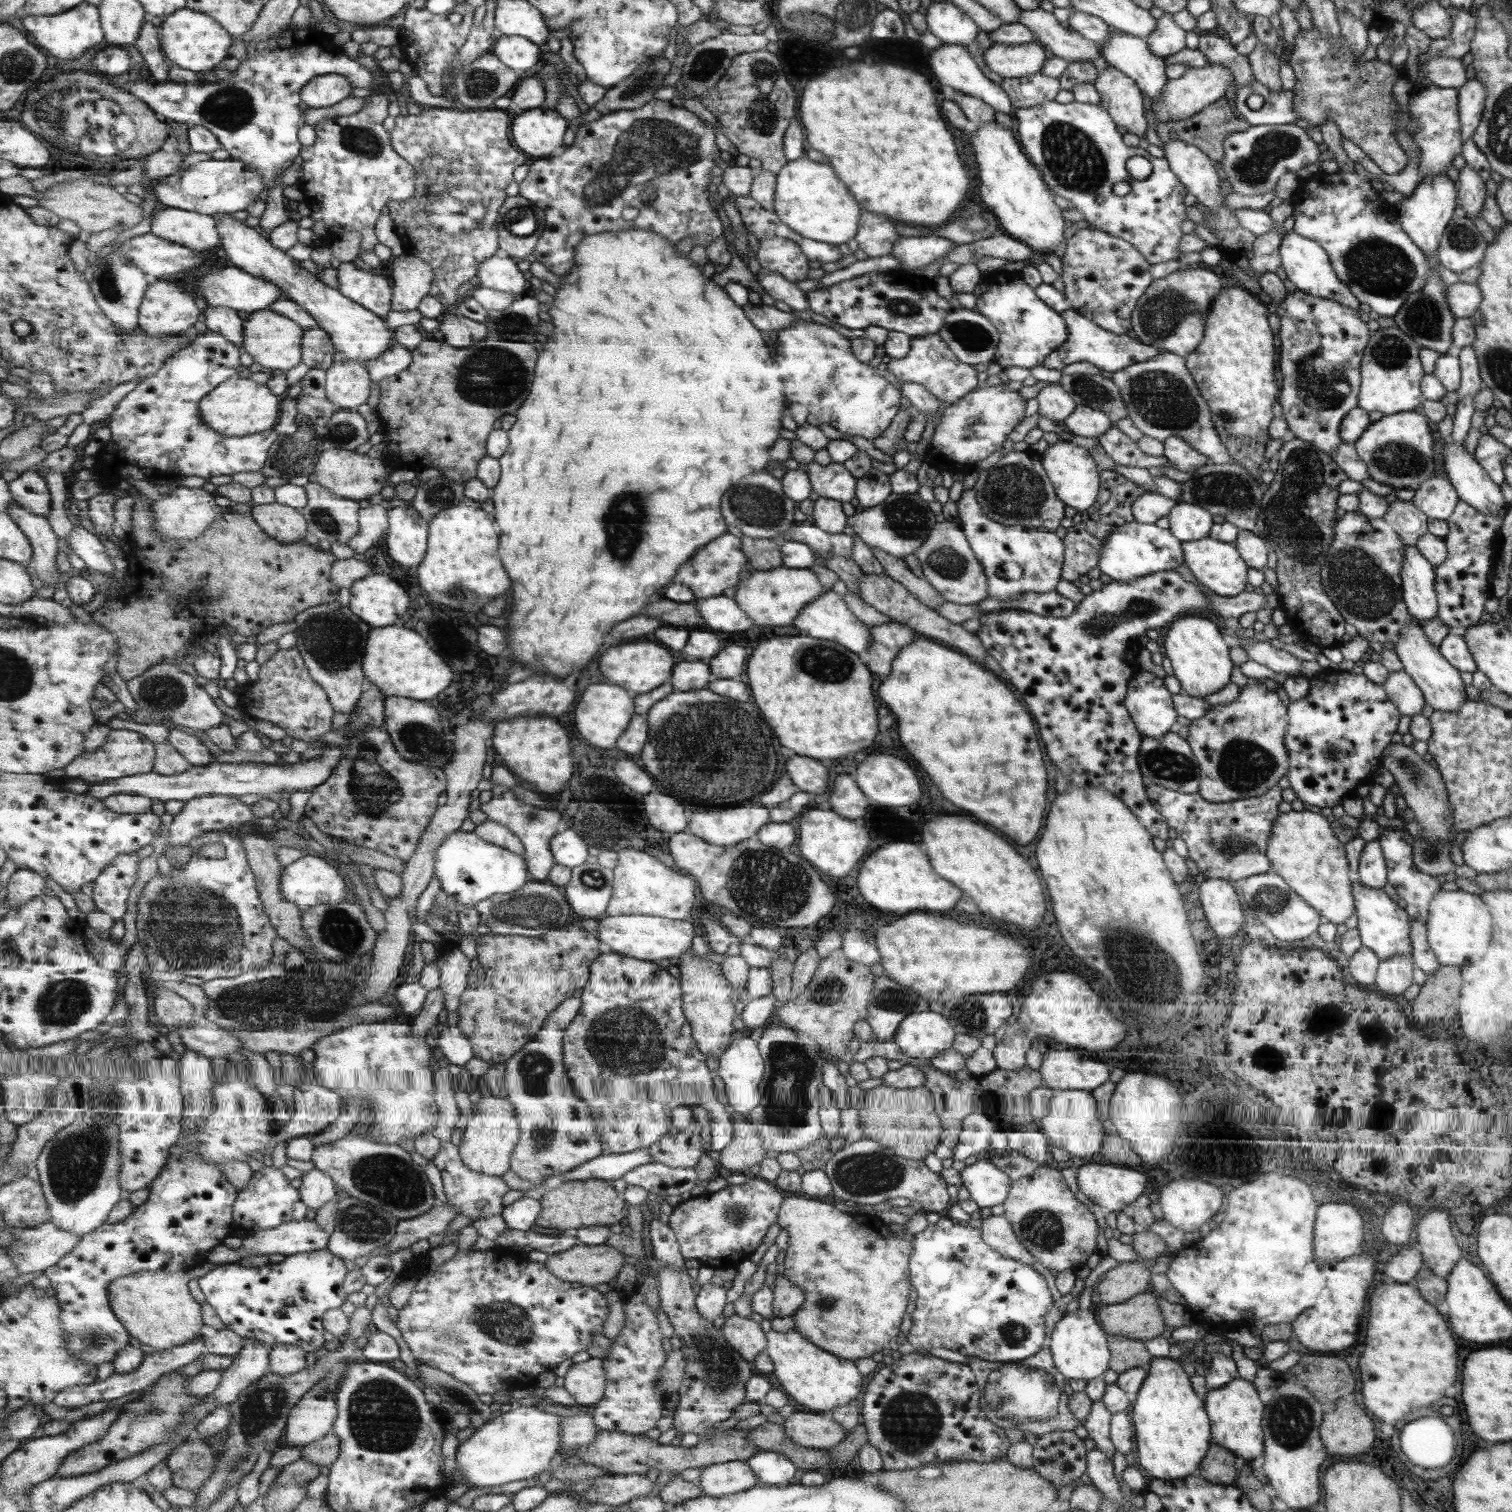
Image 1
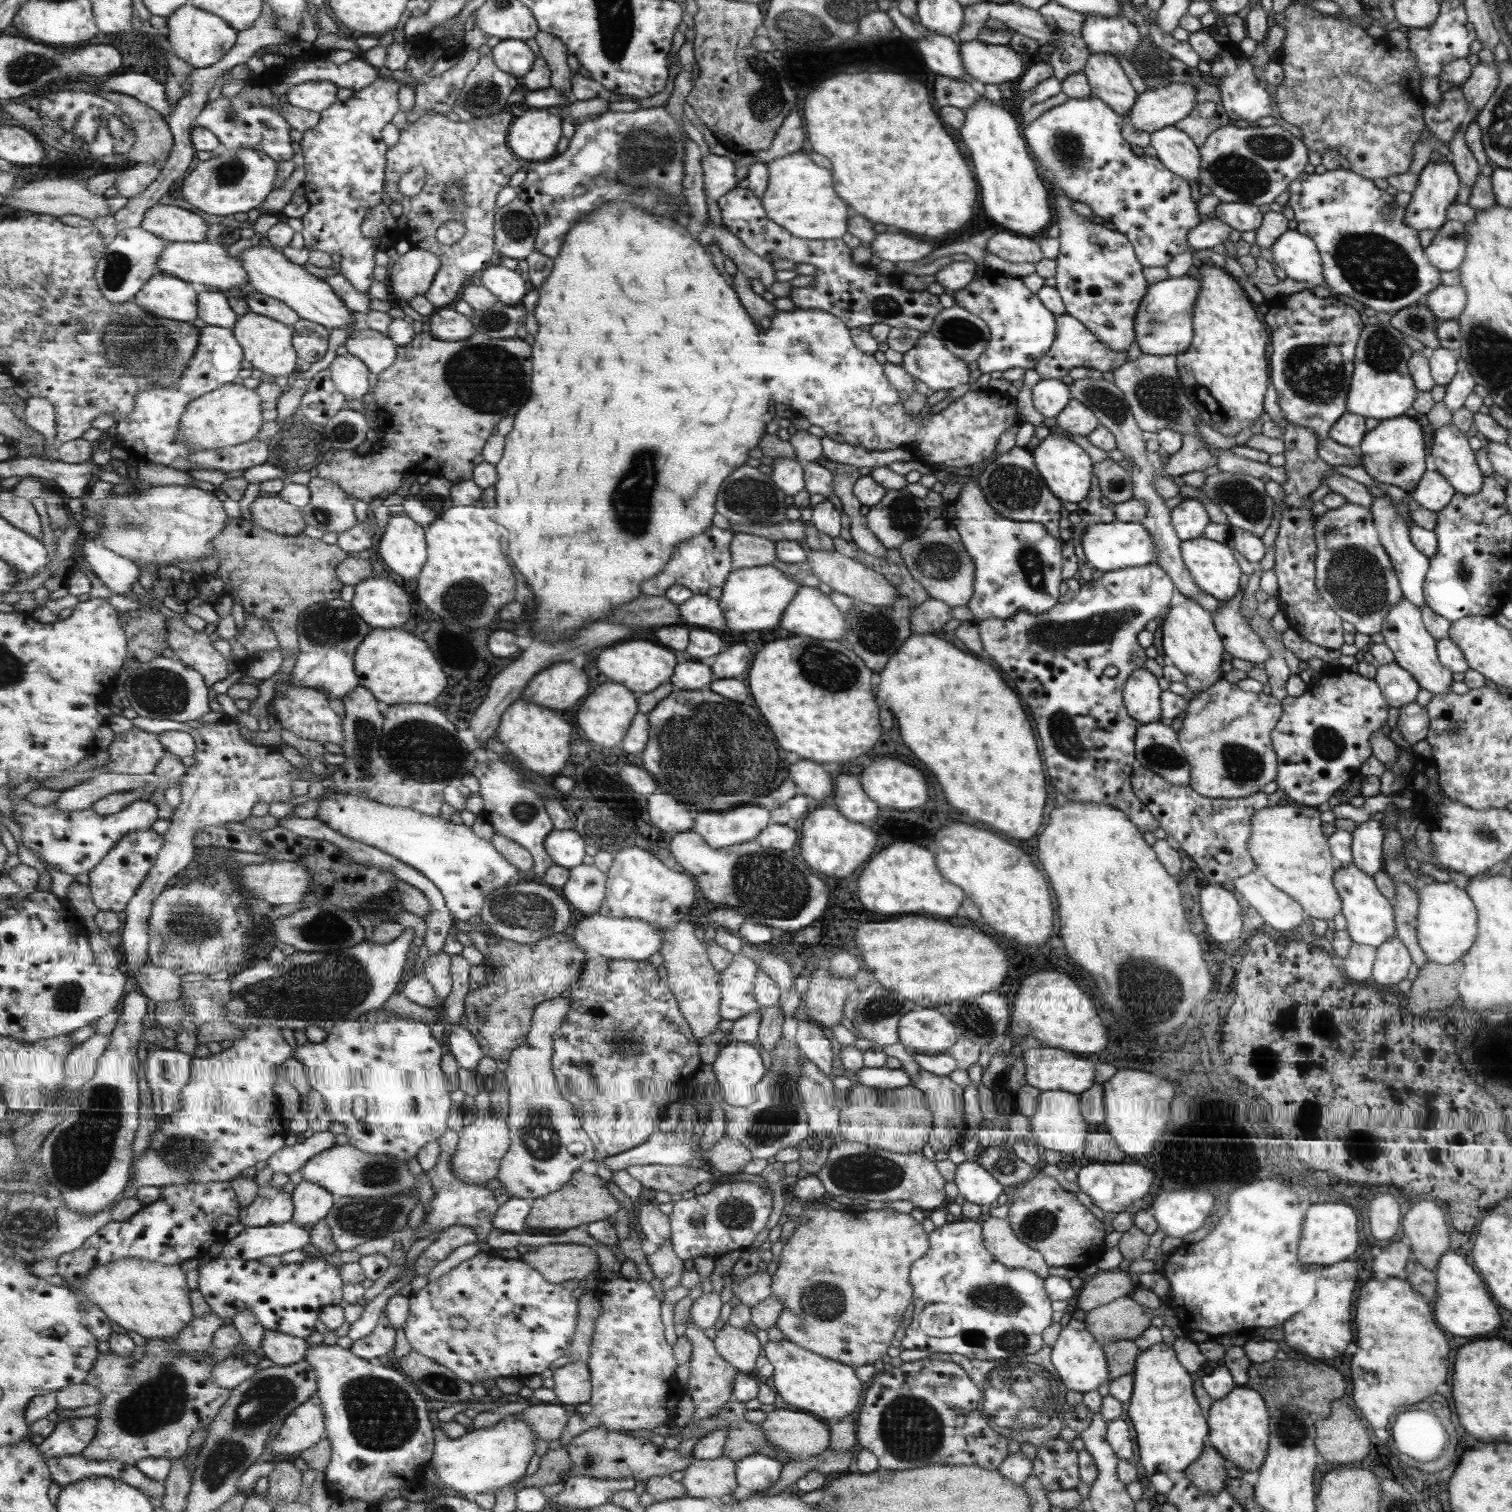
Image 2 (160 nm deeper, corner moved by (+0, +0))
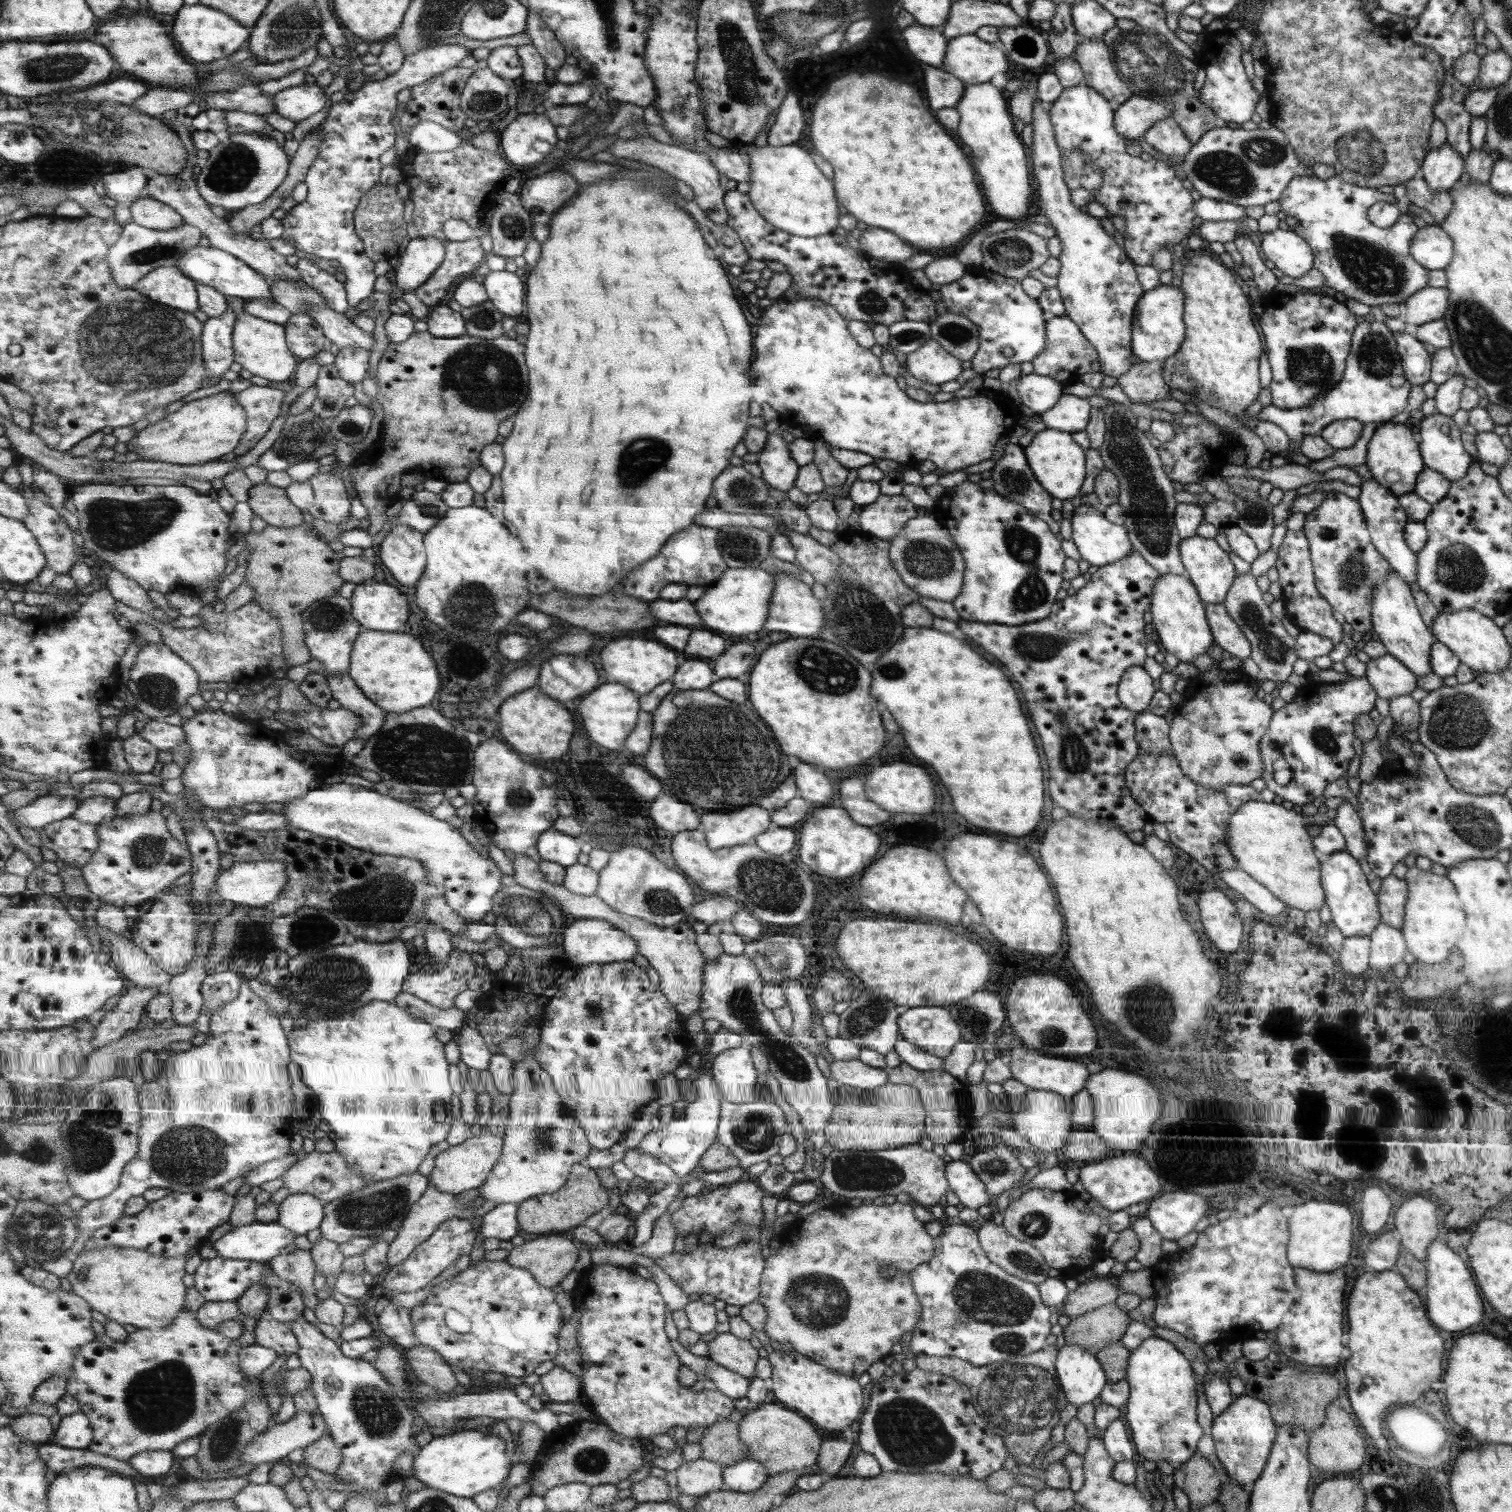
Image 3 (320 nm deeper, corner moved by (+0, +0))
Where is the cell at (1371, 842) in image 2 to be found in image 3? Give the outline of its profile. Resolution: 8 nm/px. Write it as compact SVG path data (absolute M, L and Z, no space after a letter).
M1343 799L1343 803L1339 804L1335 809L1332 822L1343 835L1346 846L1345 851L1350 852L1350 855L1355 857L1355 860L1365 859L1366 848L1361 820L1347 799Z

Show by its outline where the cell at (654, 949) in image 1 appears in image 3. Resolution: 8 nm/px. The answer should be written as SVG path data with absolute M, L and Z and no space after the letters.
M574 919L564 927L563 945L566 950L567 960L576 968L585 967L589 964L609 964L623 961L632 961L638 953L638 944L635 938L626 932L619 930L615 924L599 919Z

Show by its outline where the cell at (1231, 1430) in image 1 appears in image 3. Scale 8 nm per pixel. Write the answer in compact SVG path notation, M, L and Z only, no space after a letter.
M1241 1394L1225 1411L1214 1417L1210 1435L1214 1444L1215 1454L1223 1466L1227 1476L1241 1487L1251 1487L1262 1474L1274 1444L1277 1426L1270 1415L1269 1405L1257 1397Z

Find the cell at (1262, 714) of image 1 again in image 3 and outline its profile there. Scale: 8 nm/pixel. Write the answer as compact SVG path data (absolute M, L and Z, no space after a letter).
M1217 661L1209 669L1200 672L1187 682L1187 689L1182 693L1184 699L1174 712L1174 719L1168 724L1170 752L1182 773L1202 787L1210 789L1230 784L1249 785L1254 778L1260 778L1263 770L1258 742L1267 730L1274 707L1267 705L1261 699L1257 700L1255 692L1245 684L1249 680L1245 678L1241 680L1237 670L1223 672L1217 666Z

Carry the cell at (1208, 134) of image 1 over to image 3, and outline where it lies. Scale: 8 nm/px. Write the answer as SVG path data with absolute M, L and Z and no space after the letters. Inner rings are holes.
M1135 25L1131 30L1121 30L1117 39L1106 47L1111 50L1111 56L1115 58L1115 70L1118 70L1119 77L1125 82L1132 95L1156 98L1159 103L1167 103L1171 107L1170 117L1191 145L1197 143L1205 132L1229 126L1224 120L1211 113L1211 109L1199 101L1200 92L1193 90L1198 63L1183 58L1173 50L1163 35ZM1181 64L1185 64L1185 74Z

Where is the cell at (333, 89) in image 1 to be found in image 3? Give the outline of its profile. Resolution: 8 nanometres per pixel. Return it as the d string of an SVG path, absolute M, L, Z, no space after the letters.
M303 83L273 95L275 111L296 123L321 112L327 100L329 98L327 99L325 90L319 84Z

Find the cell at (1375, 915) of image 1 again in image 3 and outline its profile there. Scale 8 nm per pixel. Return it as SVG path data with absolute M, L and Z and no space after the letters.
M1341 851L1325 857L1321 867L1322 887L1326 893L1324 903L1330 910L1333 926L1340 930L1344 937L1369 936L1380 922L1381 913L1378 911L1378 900L1375 900L1375 894L1369 890L1365 875L1359 870L1357 862L1347 851Z

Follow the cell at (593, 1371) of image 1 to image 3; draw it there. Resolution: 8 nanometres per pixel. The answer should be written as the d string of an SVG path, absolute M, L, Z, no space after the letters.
M561 1366L541 1375L540 1383L552 1402L577 1403L579 1398L584 1397L582 1379Z

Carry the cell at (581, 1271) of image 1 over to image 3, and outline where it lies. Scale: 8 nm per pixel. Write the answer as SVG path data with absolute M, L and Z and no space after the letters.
M542 1235L515 1246L507 1258L509 1264L533 1273L539 1284L557 1286L575 1268L579 1250L574 1240L559 1235Z

